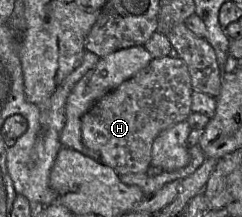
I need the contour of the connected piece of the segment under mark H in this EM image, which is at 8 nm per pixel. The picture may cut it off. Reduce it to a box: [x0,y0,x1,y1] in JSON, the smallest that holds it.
[81,56,192,175]

